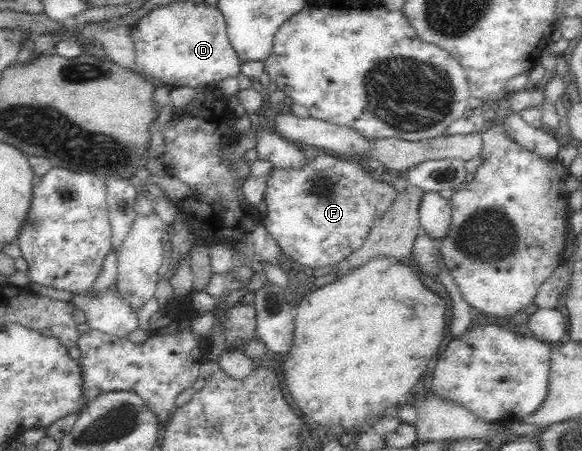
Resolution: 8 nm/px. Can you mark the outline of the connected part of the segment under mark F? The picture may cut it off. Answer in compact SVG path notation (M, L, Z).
M321 152L317 158L309 160L301 170L273 167L270 174L262 198L267 204L267 214L263 215L262 223L281 251L307 270L336 265L362 248L371 233L371 226L389 210L398 194L387 177L382 182L371 178L363 162L327 152Z

